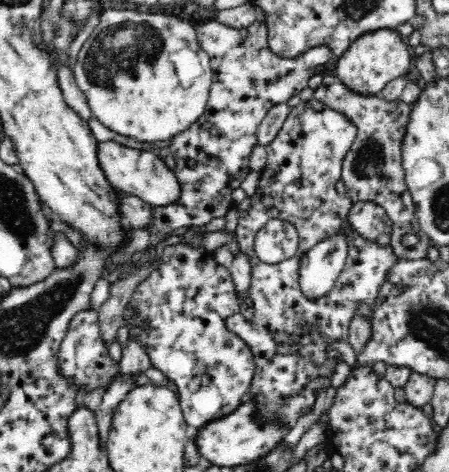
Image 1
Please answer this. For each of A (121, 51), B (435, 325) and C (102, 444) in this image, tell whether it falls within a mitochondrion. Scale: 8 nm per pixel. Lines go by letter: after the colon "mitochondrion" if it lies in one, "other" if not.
A: mitochondrion
B: mitochondrion
C: other

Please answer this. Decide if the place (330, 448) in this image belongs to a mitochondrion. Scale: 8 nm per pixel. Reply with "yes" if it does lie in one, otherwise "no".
no

